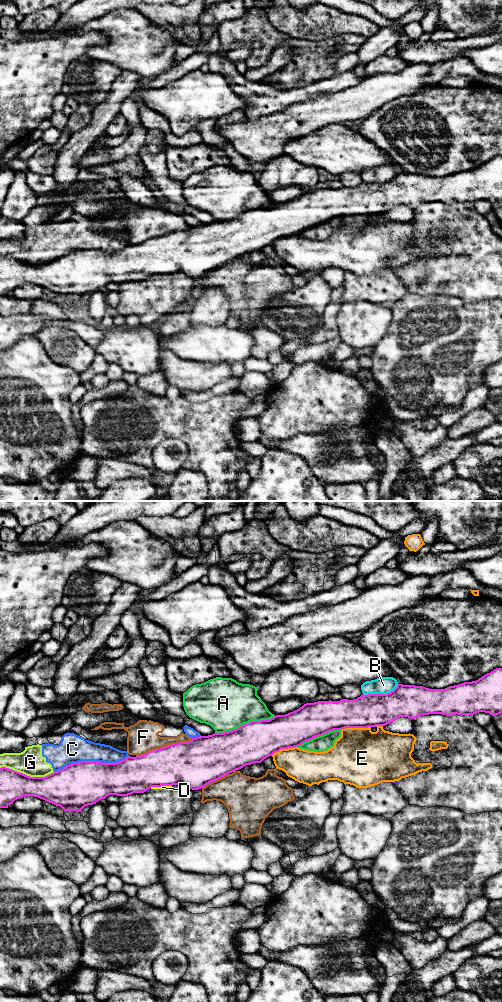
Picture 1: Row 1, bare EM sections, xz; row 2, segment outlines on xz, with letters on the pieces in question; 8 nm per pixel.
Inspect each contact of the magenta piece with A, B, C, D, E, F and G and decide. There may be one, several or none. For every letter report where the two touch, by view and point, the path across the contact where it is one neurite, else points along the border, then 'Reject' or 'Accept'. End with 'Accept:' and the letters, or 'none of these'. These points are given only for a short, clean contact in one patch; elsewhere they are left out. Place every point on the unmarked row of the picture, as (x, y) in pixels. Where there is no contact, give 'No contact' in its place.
A: Touches magenta at xz (244, 212). Reject
B: Touches magenta at xz (380, 182). Reject
C: Touches magenta at xz (98, 250). Reject
D: Touches magenta at xz (160, 274). Reject
E: Touches magenta at xz (355, 215). Reject
F: Touches magenta at xz (165, 234). Reject
G: Touches magenta at xz (26, 263). Reject
Accept: none of these

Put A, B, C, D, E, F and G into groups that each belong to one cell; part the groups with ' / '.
A / B / C G / D / E / F

